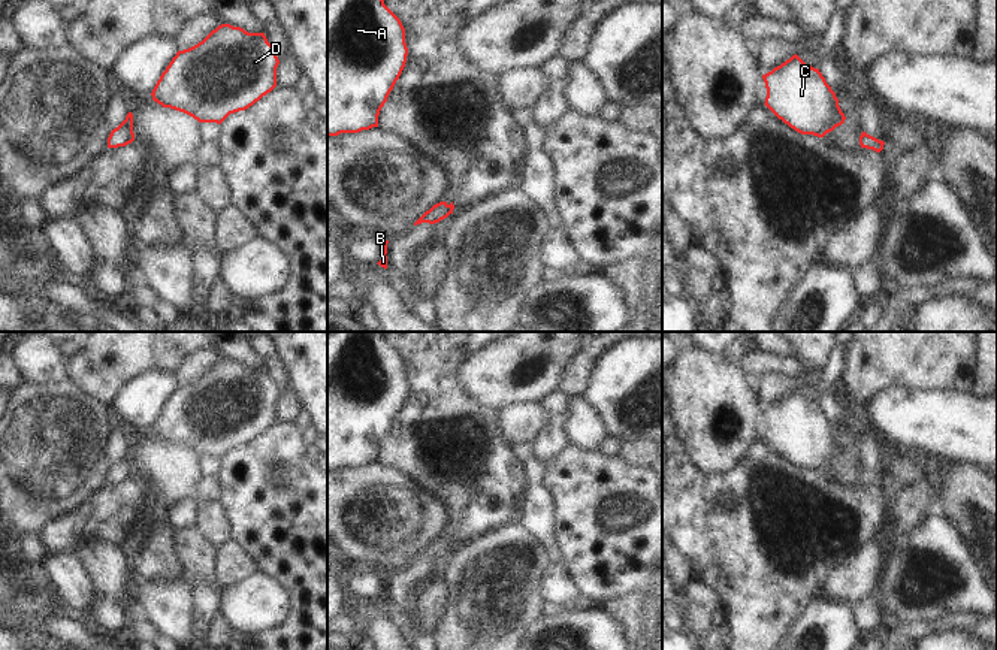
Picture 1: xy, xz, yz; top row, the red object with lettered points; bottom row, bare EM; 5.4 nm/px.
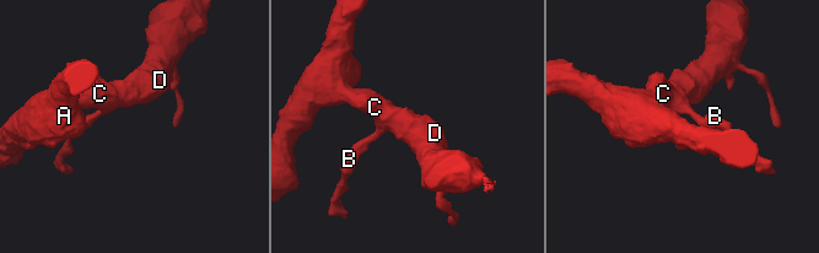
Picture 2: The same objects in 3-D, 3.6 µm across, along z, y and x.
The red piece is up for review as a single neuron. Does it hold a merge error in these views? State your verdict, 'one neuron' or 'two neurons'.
one neuron

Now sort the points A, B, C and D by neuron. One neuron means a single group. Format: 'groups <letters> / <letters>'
groups A B C D

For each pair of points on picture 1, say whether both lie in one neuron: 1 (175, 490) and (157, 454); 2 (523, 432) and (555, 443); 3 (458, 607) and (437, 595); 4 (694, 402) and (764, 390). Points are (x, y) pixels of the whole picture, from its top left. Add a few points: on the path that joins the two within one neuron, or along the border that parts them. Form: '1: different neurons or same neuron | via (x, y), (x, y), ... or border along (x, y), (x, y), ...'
1: same neuron | via (171, 481), (171, 471), (163, 463)
2: different neurons | border along (538, 404), (543, 411), (543, 428), (529, 443)
3: different neurons | border along (441, 576), (446, 584), (446, 602), (434, 632)
4: different neurons | border along (748, 377), (763, 408)

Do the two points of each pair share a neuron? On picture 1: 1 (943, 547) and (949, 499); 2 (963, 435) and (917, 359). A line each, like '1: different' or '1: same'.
1: different
2: different

